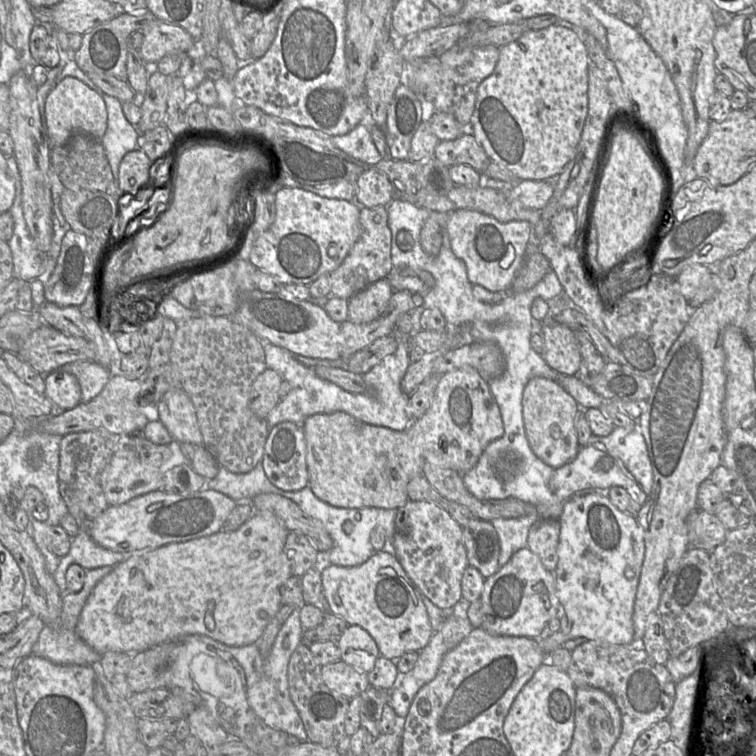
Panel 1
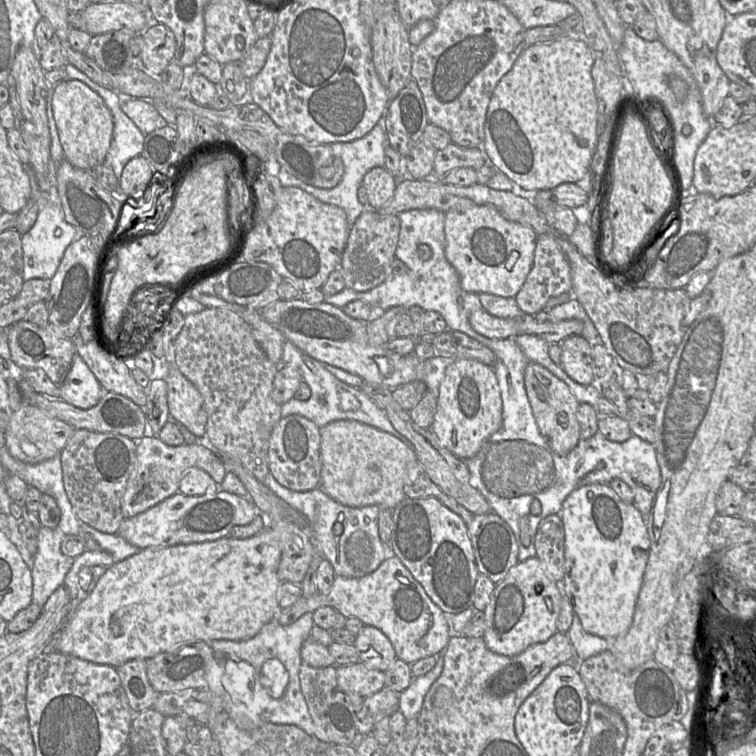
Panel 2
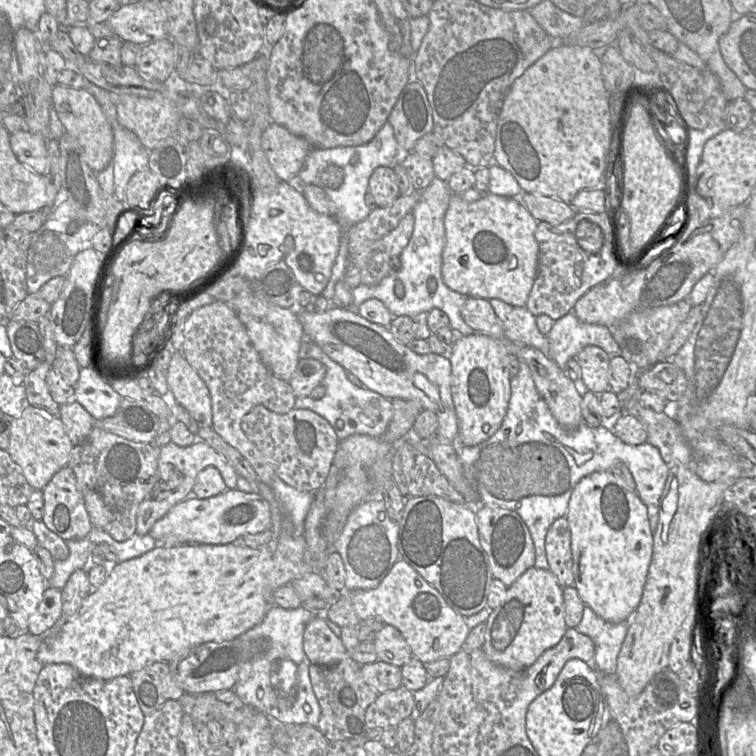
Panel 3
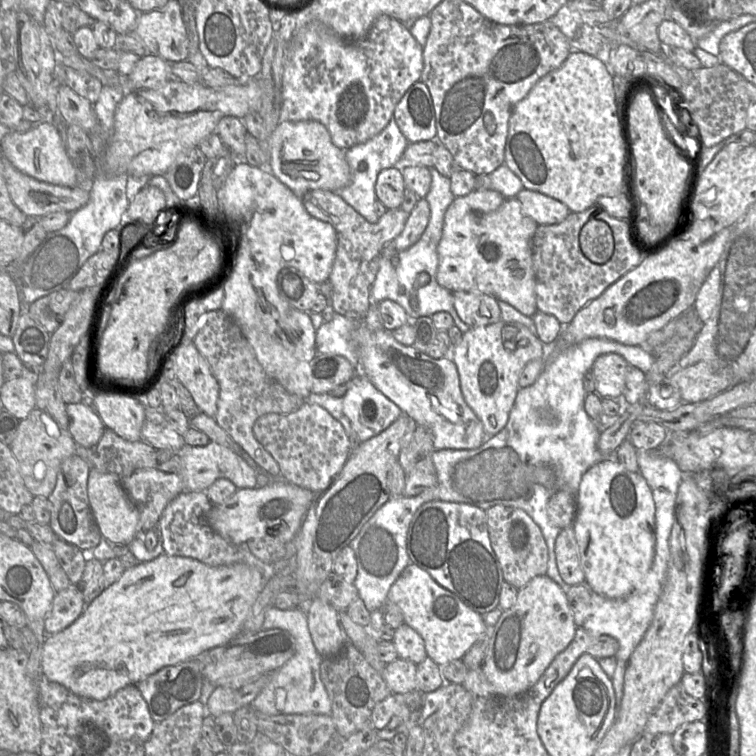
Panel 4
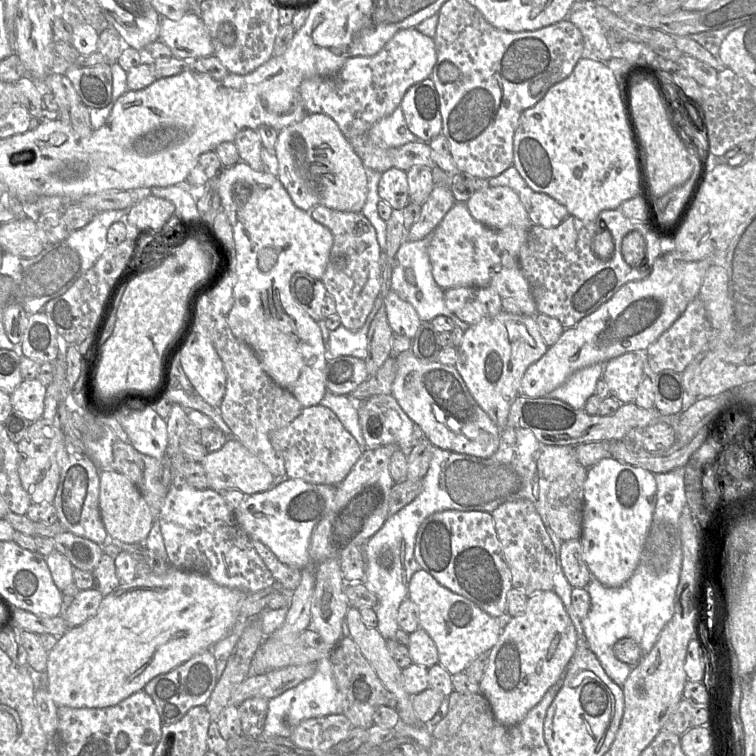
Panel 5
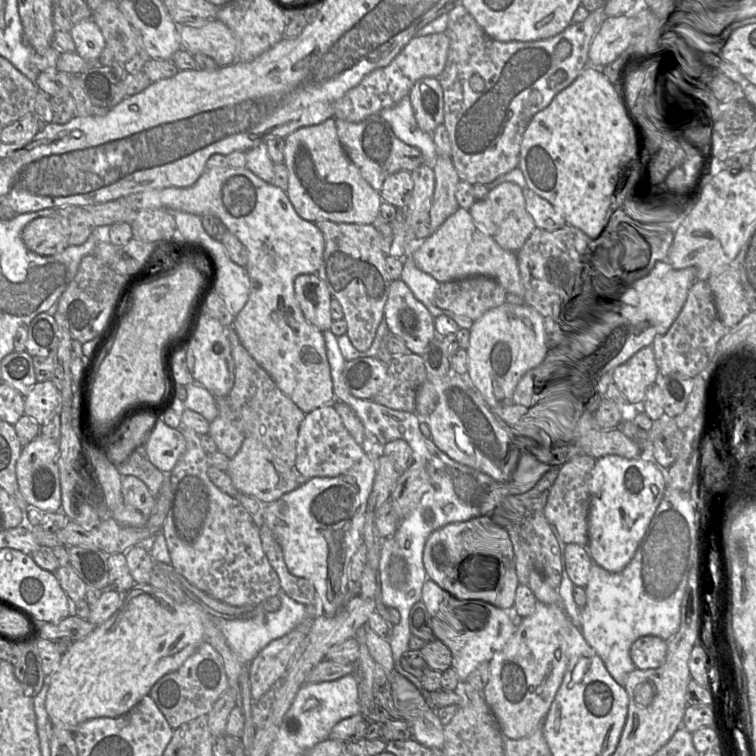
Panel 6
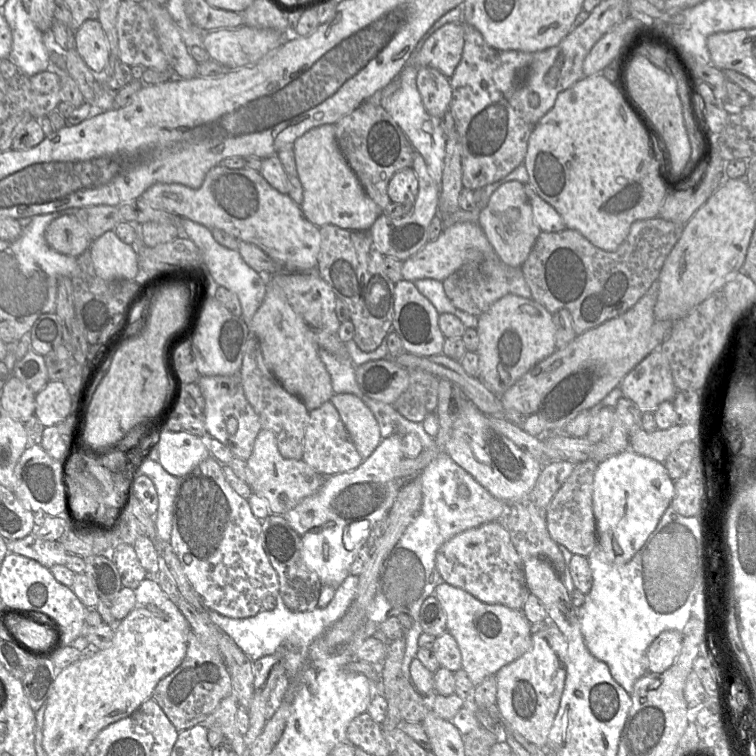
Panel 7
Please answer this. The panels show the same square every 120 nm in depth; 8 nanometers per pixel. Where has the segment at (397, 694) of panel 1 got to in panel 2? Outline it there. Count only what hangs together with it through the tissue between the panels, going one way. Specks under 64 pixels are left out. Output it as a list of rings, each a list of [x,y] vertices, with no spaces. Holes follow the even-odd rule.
[[[444,651],[433,656],[437,656],[437,661],[433,669],[423,676],[413,677],[410,685],[402,692],[399,692],[398,709],[407,720],[413,719],[420,712],[425,695],[443,671]]]

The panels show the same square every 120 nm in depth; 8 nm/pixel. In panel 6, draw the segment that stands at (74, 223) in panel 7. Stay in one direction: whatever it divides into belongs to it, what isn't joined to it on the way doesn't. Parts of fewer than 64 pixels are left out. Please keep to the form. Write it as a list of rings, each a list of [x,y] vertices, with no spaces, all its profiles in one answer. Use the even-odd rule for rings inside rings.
[[[38,217],[21,232],[26,248],[38,255],[53,255],[68,245],[68,235],[61,223],[52,217]]]

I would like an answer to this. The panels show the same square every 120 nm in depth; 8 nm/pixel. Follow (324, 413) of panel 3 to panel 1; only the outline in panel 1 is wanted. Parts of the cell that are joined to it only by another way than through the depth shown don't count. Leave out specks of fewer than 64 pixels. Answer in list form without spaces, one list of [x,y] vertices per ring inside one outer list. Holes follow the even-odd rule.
[[[394,332],[391,335],[394,335],[397,338],[397,349],[393,354],[386,356],[379,364],[362,375],[368,388],[367,393],[364,394],[356,394],[345,391],[336,384],[319,378],[313,369],[303,365],[294,358],[294,355],[298,354],[293,354],[288,350],[273,345],[269,342],[263,342],[267,369],[276,371],[282,377],[282,379],[291,386],[290,392],[279,401],[279,403],[265,418],[268,427],[272,428],[281,422],[293,422],[295,424],[302,425],[306,418],[314,414],[345,412],[352,417],[370,425],[387,427],[395,431],[405,430],[413,420],[409,416],[409,396],[404,394],[401,389],[401,380],[410,365],[408,349],[410,345],[410,338],[408,337],[410,336],[401,336],[397,332]]]

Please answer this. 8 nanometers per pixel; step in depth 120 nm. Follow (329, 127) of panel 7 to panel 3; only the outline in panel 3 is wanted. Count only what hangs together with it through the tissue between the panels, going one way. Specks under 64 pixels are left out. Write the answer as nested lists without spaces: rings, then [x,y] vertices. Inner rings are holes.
[[[275,122],[262,133],[261,144],[272,169],[281,181],[286,182],[298,175],[312,149],[305,138]]]

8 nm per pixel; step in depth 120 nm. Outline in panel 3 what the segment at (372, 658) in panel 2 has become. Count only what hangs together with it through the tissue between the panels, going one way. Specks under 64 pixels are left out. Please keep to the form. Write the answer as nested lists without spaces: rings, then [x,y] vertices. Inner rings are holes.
[[[384,625],[376,633],[374,643],[378,661],[398,667],[405,665],[413,658],[410,647],[401,633],[391,625]]]

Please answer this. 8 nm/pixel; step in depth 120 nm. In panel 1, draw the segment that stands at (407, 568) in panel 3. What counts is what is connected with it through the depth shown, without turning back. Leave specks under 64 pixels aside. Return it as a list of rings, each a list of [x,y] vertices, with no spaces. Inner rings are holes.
[[[387,551],[375,552],[358,566],[330,564],[321,571],[321,579],[329,611],[343,618],[349,625],[366,630],[384,658],[395,661],[406,652],[419,652],[434,634],[423,601],[410,584],[397,557]]]

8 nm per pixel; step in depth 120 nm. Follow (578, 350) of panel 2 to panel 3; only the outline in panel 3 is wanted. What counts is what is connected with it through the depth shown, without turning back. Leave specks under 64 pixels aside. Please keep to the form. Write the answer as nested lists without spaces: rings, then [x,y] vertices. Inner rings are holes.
[[[594,345],[584,347],[575,356],[581,368],[584,385],[596,395],[600,395],[610,389],[609,366],[611,357],[602,348]]]

